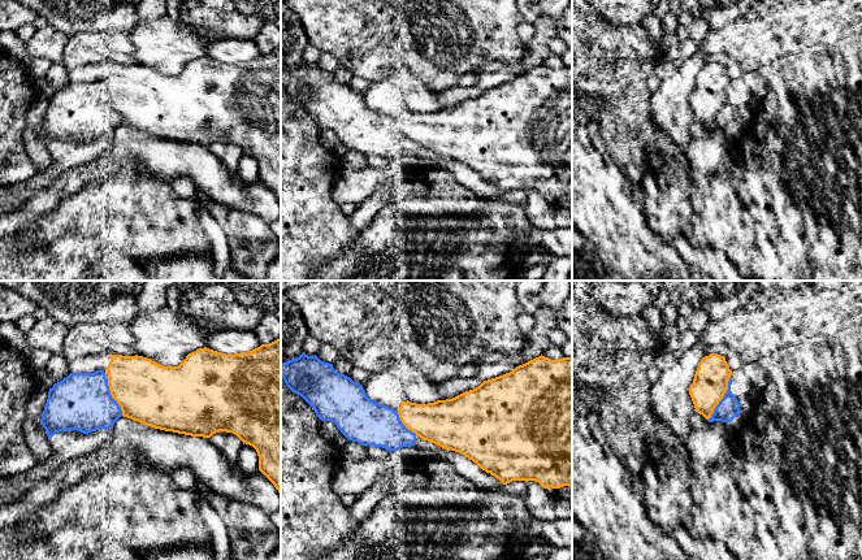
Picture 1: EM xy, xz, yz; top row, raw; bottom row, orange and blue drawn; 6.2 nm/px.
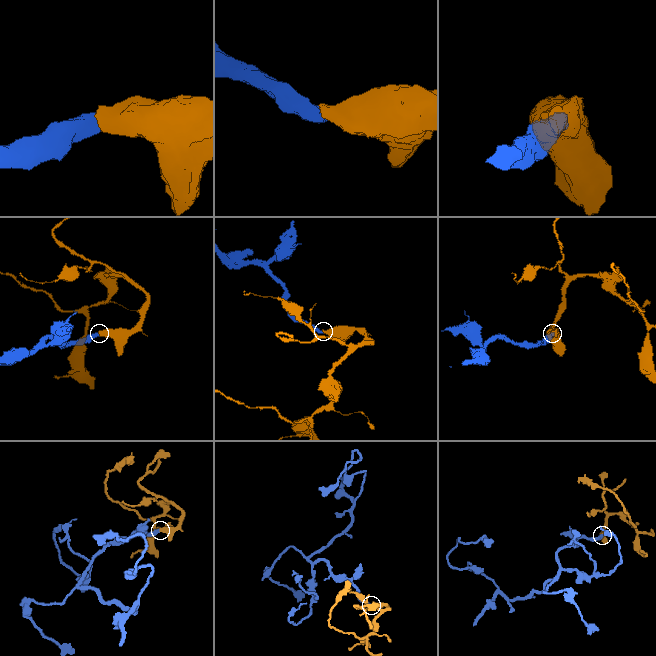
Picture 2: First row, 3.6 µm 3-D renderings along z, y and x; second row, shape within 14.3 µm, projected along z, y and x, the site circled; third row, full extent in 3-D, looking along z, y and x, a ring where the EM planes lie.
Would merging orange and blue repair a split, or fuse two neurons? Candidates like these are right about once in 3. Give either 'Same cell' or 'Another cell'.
Same cell

